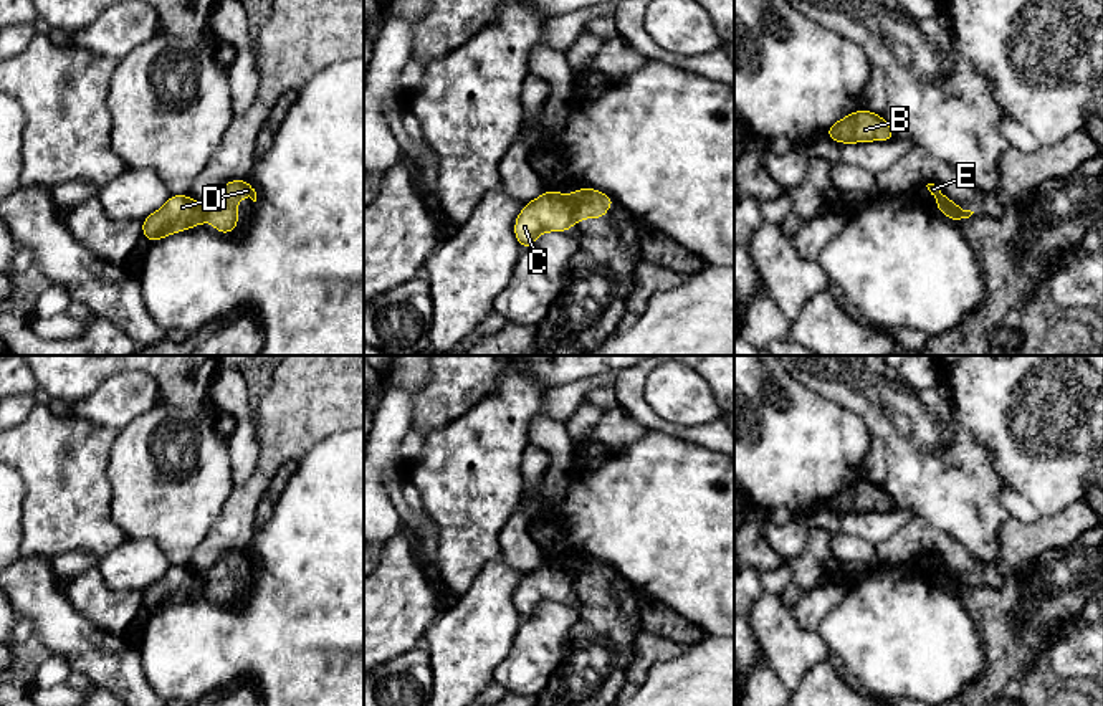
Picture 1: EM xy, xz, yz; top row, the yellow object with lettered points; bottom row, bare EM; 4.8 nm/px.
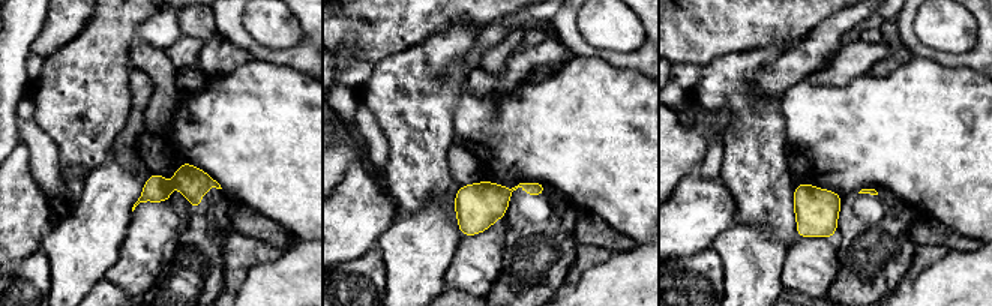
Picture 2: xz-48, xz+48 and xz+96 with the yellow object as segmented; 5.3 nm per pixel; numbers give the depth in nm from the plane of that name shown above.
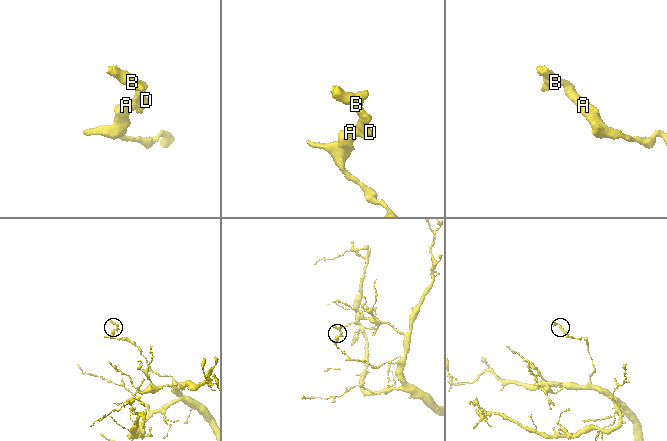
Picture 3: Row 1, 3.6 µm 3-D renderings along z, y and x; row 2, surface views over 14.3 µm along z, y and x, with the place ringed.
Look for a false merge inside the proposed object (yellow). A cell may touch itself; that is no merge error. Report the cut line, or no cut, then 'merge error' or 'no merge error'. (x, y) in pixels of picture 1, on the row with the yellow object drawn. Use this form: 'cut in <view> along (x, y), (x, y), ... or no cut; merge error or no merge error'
cut in xz along (568, 197), (574, 220); merge error

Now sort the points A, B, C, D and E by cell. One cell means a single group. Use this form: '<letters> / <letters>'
A C / B D E

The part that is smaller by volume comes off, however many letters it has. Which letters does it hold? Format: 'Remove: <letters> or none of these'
Remove: B, D, E

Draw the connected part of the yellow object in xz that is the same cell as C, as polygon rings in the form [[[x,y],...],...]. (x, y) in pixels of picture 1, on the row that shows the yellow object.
[[[546,190],[519,212],[514,222],[514,235],[523,250],[534,245],[542,231],[569,231],[574,225],[569,197]]]

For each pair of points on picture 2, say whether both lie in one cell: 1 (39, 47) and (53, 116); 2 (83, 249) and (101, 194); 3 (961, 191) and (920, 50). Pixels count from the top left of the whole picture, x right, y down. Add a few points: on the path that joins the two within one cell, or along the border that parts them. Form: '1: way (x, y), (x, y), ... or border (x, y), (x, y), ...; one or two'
1: border (75, 38), (45, 59); two
2: way (90, 236), (101, 218), (101, 207); one
3: border (913, 54), (955, 68); two

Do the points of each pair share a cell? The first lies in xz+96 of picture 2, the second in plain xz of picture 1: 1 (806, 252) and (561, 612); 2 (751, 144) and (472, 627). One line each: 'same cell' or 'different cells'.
1: same cell
2: different cells

